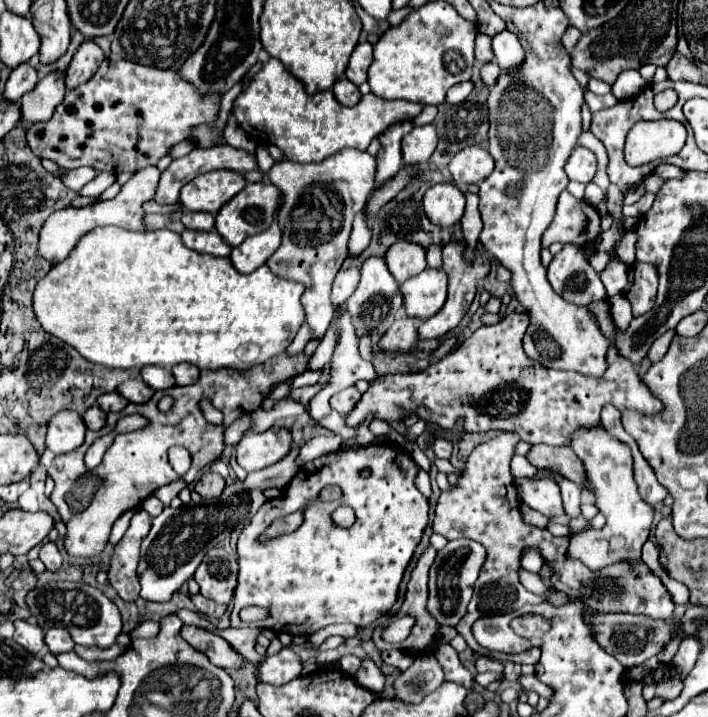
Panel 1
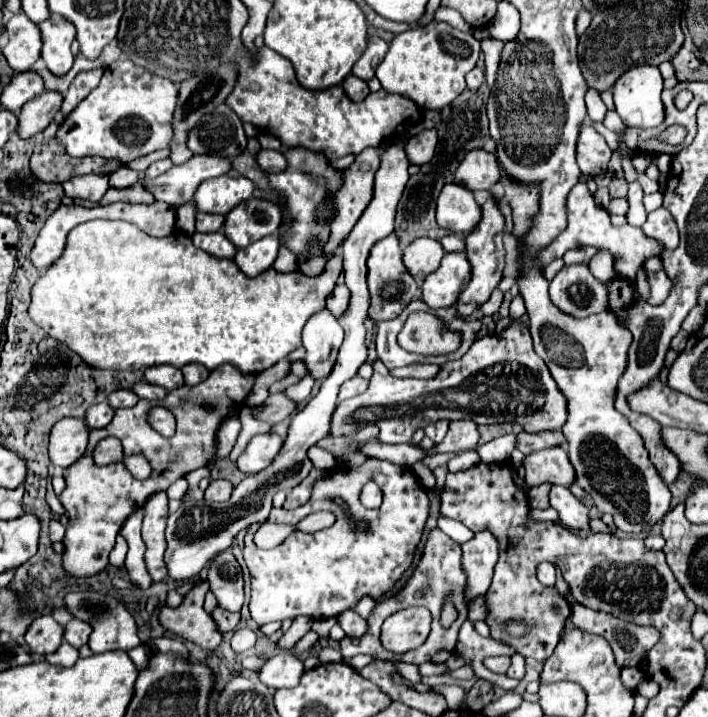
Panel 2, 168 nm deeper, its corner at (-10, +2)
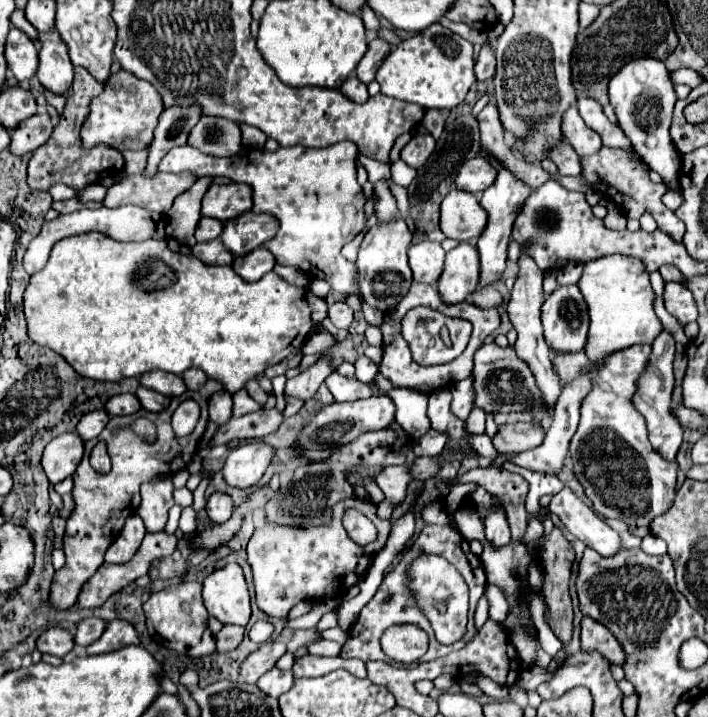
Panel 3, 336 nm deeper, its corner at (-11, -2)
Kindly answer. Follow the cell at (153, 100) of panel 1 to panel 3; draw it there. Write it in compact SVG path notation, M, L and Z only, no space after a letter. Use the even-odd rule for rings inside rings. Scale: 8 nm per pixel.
M121 69L119 73L107 79L103 93L95 97L91 103L91 113L81 129L83 147L95 147L103 143L117 151L147 149L153 141L155 123L161 111L163 111L163 101L159 99L159 93L155 91L155 87L147 81L135 79L129 71Z

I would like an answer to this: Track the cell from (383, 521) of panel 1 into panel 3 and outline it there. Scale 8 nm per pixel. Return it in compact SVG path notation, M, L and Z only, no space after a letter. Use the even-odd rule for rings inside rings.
M347 499L347 503L339 503L339 507L335 507L333 521L327 527L299 529L299 527L275 527L275 525L267 523L263 529L257 529L255 535L251 537L249 545L247 545L247 555L249 555L249 563L253 567L253 581L255 581L255 593L257 593L259 609L265 611L267 615L273 615L273 617L287 617L289 609L293 605L297 605L301 599L343 597L347 593L347 589L353 587L361 579L361 575L369 569L369 565L373 563L373 555L387 543L387 535L391 531L391 523L389 521L381 521L375 511L377 511L377 505L373 501L363 503L359 499ZM347 509L361 511L377 527L377 539L373 543L361 547L347 535L347 531L343 527L343 521L341 521L341 517L343 517L343 513Z

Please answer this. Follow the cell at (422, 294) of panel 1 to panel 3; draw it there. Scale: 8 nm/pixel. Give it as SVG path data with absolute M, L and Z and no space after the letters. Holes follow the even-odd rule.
M459 243L447 253L445 269L439 279L439 293L447 303L459 303L475 291L479 283L479 253L469 243Z

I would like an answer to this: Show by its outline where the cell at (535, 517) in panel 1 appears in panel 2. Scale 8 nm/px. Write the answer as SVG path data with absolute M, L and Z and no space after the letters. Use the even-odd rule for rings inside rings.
M550 483L532 487L532 489L528 491L530 505L532 505L534 509L548 509L548 491L550 491Z

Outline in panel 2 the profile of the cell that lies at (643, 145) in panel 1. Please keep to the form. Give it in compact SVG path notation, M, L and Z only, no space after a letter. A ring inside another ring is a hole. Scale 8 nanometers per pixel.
M670 125L666 131L662 131L660 133L662 137L662 141L666 141L666 143L670 143L670 145L680 145L682 141L684 141L684 137L686 137L686 127L682 127L682 125Z

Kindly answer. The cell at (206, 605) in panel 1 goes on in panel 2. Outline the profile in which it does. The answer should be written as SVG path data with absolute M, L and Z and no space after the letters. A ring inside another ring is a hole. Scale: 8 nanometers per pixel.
M216 607L212 611L212 617L214 617L216 625L218 625L218 631L222 631L222 633L232 631L238 625L238 621L240 621L240 613L230 613L230 611L222 609L222 607Z

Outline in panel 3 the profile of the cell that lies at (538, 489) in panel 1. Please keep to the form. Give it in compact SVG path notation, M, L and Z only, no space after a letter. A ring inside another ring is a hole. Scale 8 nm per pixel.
M563 487L557 495L553 495L549 511L557 515L577 539L599 555L613 557L623 549L619 533L597 517L595 511L589 509L569 487Z

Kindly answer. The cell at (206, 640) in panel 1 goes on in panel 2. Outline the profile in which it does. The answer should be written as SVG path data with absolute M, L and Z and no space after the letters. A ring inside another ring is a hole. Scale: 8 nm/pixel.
M196 583L178 609L170 609L168 605L160 609L160 623L164 629L214 651L222 643L222 633L218 631L212 615L208 615L202 607L206 591L208 583Z

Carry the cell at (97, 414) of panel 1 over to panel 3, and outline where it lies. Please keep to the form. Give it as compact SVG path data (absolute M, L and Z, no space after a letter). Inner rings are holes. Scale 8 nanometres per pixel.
M99 409L99 411L91 411L87 415L81 417L81 421L77 423L77 435L83 439L83 441L91 441L95 437L99 437L99 433L105 429L109 421L109 415L105 409Z

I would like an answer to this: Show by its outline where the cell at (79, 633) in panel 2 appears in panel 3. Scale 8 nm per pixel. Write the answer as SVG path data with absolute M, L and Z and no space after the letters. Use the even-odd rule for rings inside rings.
M89 617L89 619L79 621L77 623L77 633L75 633L75 643L83 645L83 647L91 645L93 641L97 641L103 635L105 625L107 625L107 621L97 619L97 617Z

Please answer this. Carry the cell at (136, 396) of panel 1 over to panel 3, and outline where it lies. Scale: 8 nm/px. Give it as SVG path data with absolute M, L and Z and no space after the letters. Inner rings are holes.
M139 387L139 389L137 389L137 397L139 397L143 409L145 409L145 411L151 411L151 413L159 413L159 411L167 409L169 403L171 403L169 397L159 395L159 393L155 393L155 391L151 391L151 389L145 389L145 387Z

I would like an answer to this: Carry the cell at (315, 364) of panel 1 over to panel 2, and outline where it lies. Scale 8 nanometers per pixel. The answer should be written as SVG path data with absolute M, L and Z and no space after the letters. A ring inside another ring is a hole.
M308 375L308 377L302 377L296 385L290 385L286 389L286 395L290 395L292 399L298 399L298 403L302 403L302 401L306 401L310 397L312 387L314 387L314 377Z

